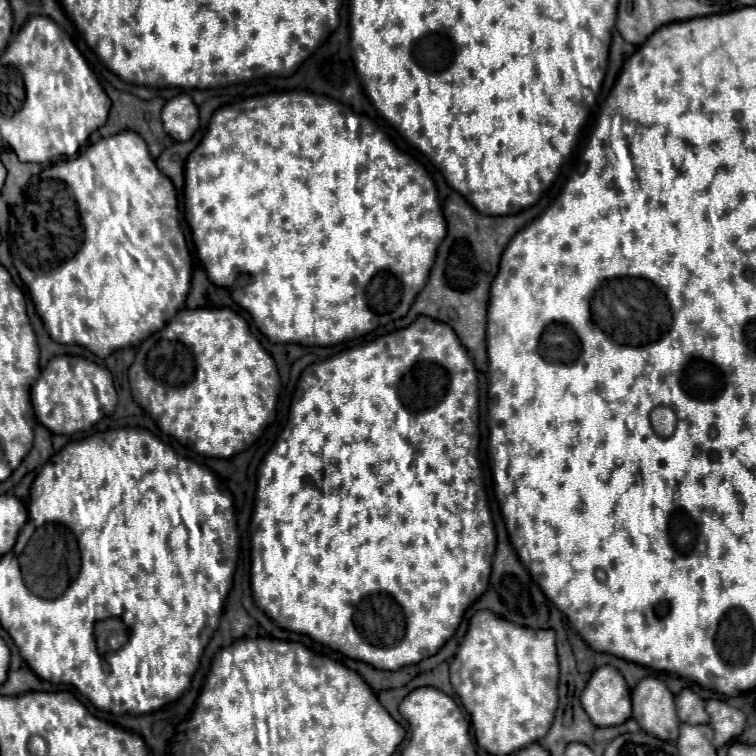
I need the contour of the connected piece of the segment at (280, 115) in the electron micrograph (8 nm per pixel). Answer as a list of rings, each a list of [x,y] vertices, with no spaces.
[[[299,90],[252,96],[223,106],[211,116],[205,138],[185,162],[185,208],[199,260],[203,262],[211,282],[215,286],[229,288],[233,294],[231,298],[253,316],[257,328],[271,342],[295,342],[303,346],[333,346],[343,340],[359,338],[381,324],[405,316],[411,302],[425,286],[437,248],[445,236],[443,210],[427,170],[415,158],[401,152],[395,142],[367,116],[351,110],[347,116],[347,110],[331,98]]]

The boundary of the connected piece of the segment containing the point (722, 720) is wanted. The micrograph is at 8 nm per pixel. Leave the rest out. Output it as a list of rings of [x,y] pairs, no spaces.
[[[711,698],[707,700],[707,712],[711,716],[711,726],[715,730],[715,738],[713,738],[715,748],[731,744],[735,738],[743,734],[745,714],[739,708],[733,708],[723,700]]]

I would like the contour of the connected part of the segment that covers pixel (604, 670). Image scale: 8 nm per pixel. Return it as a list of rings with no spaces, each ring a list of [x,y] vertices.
[[[599,666],[583,694],[581,706],[595,726],[615,726],[631,716],[631,696],[621,672],[613,666]]]

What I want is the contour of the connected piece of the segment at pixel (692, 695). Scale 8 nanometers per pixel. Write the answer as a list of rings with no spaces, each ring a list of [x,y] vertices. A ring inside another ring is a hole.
[[[689,686],[683,688],[675,696],[675,704],[677,704],[677,714],[681,722],[687,722],[687,724],[707,724],[709,722],[703,698],[697,692],[693,692]]]

